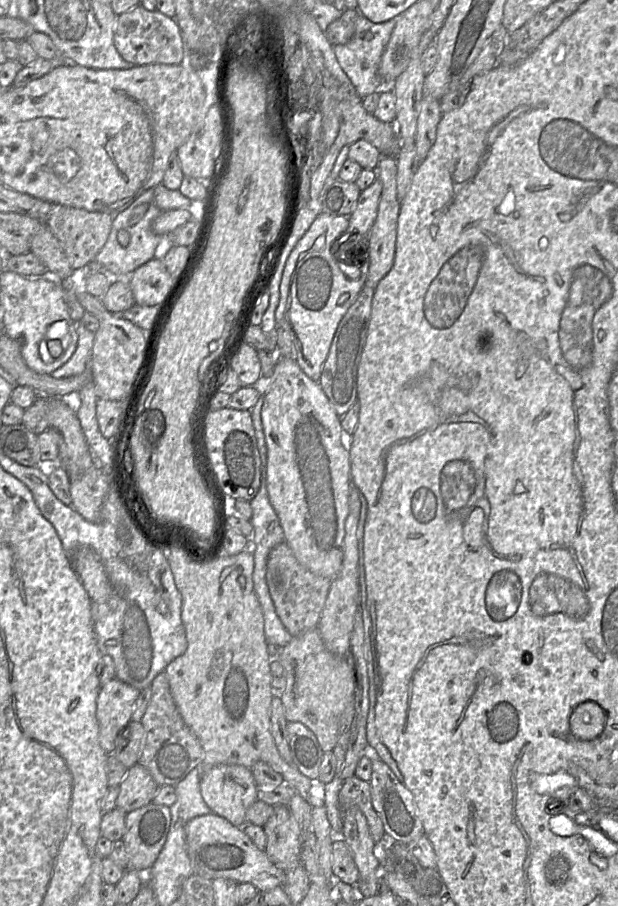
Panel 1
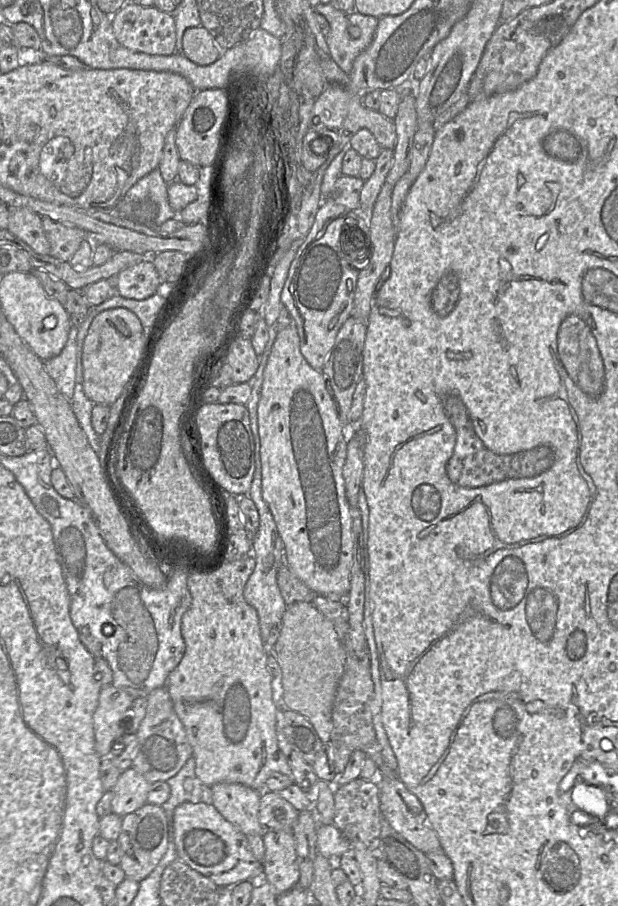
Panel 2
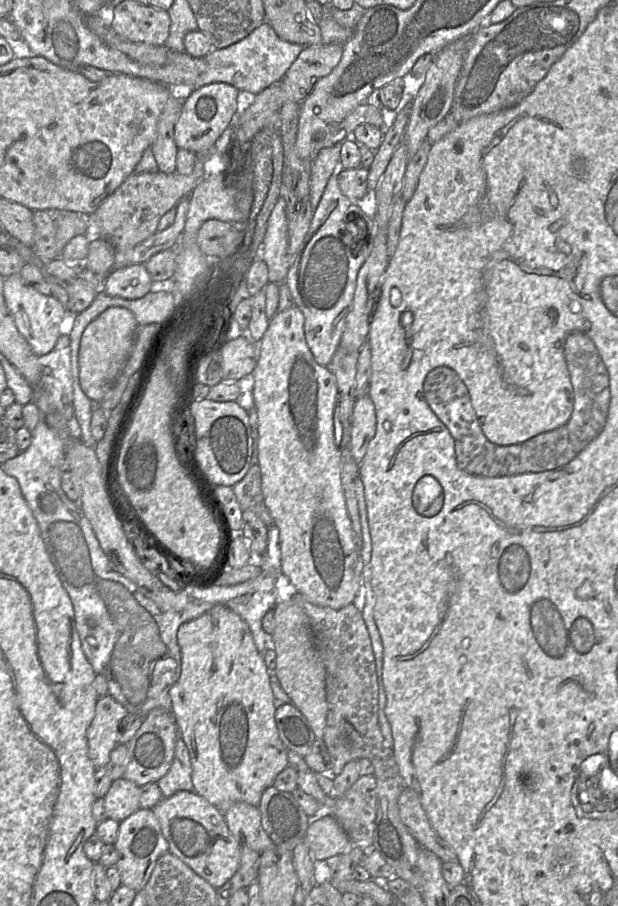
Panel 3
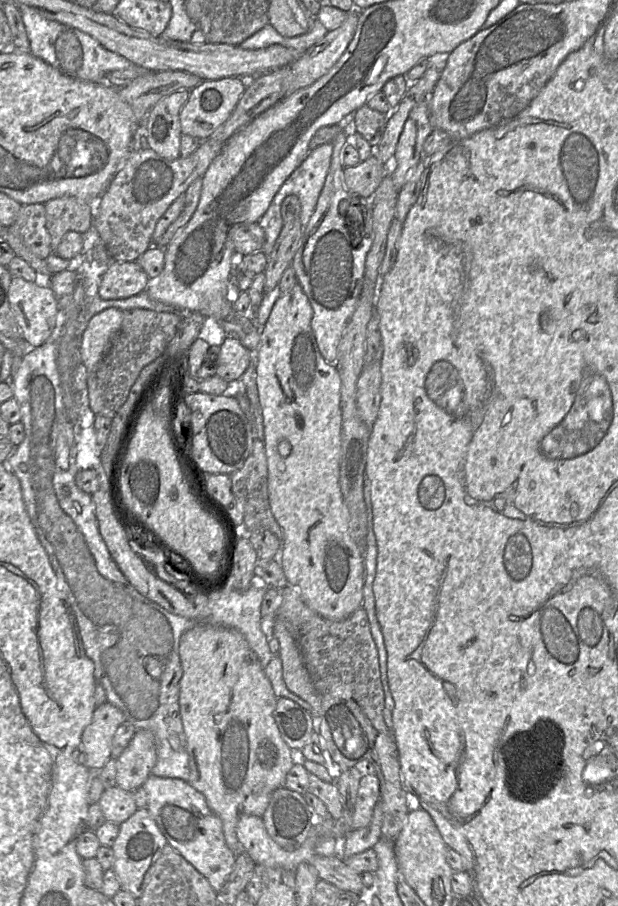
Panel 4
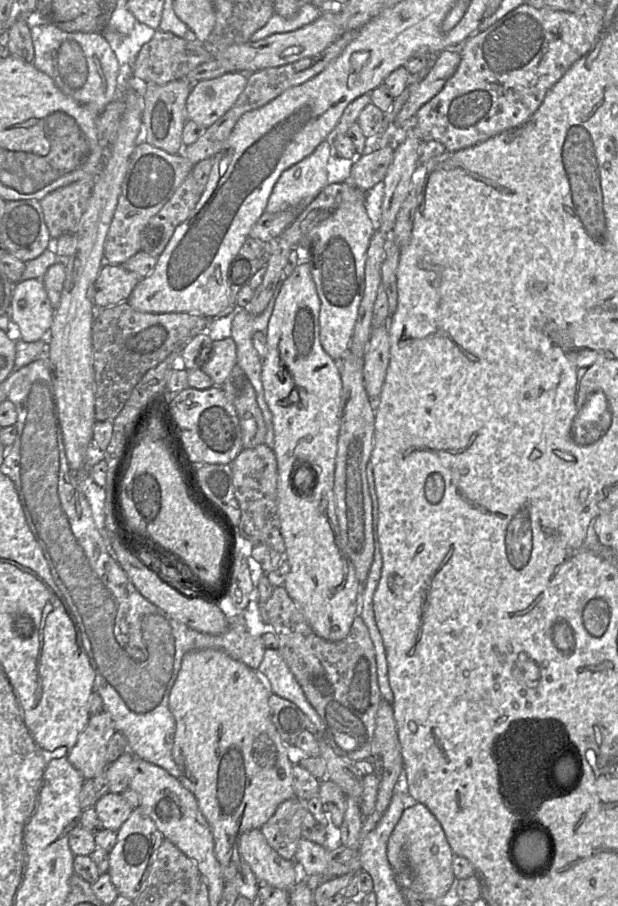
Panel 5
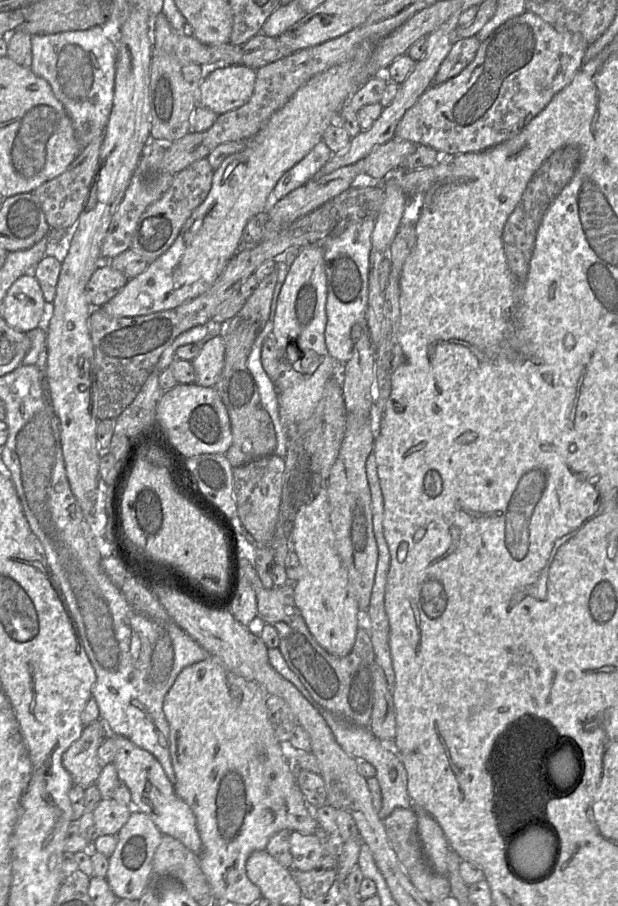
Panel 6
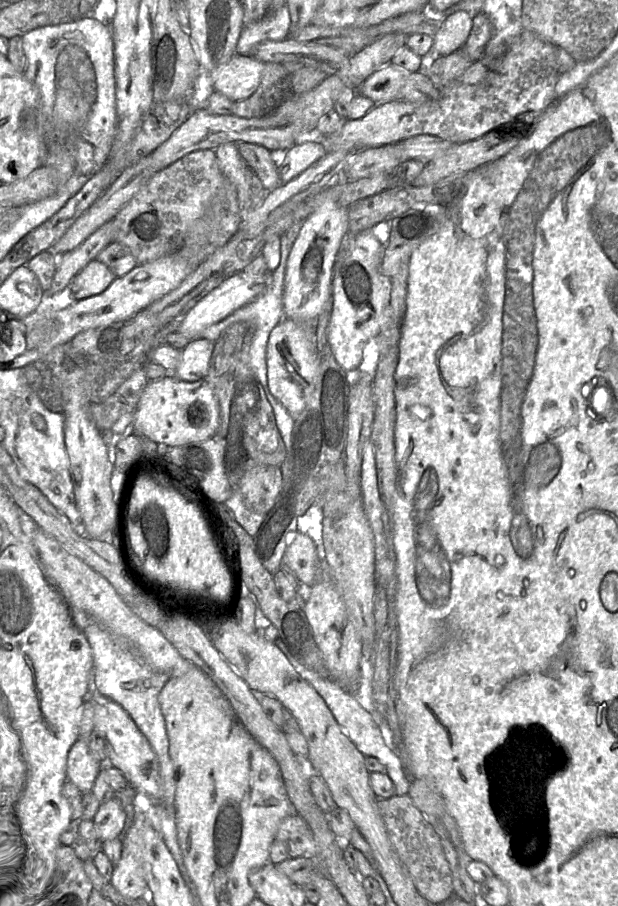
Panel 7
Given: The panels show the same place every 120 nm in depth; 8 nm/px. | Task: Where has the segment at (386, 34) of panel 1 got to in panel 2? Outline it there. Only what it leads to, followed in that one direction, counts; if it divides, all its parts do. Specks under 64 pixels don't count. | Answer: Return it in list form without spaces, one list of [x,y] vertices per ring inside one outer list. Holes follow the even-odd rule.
[[[319,4],[317,12],[326,18],[330,26],[326,42],[331,56],[336,64],[346,74],[349,74],[355,58],[370,45],[376,31],[378,18],[361,14],[356,18],[348,19],[347,14],[333,5]],[[348,25],[360,28],[359,38],[352,38],[349,35]]]

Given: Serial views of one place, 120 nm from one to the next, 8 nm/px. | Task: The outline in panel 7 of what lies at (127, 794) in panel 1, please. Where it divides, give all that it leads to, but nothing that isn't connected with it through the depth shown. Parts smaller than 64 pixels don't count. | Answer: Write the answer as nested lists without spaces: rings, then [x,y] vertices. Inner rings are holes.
[[[113,798],[99,805],[92,821],[102,842],[121,838],[125,825],[125,812],[118,800]]]

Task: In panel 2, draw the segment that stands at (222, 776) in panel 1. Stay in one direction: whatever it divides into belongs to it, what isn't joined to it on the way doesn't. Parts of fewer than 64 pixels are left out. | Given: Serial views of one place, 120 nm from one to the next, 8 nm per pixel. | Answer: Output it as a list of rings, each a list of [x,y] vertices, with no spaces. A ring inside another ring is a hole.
[[[217,783],[210,787],[211,801],[218,812],[244,835],[263,835],[258,819],[260,792],[237,783]]]

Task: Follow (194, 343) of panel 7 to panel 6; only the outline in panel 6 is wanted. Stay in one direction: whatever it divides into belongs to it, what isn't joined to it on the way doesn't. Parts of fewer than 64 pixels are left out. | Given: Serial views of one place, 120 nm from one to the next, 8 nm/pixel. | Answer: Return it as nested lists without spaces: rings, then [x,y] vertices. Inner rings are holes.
[[[221,336],[206,341],[199,354],[191,361],[195,371],[195,384],[203,387],[214,387],[223,365],[225,344]]]

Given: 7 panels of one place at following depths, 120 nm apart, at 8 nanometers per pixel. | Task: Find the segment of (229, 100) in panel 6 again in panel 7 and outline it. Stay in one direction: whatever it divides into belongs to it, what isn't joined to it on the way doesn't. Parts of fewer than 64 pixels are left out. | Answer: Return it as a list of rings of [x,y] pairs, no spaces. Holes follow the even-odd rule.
[[[235,54],[211,73],[212,88],[234,103],[245,100],[259,87],[265,64],[251,55]]]

